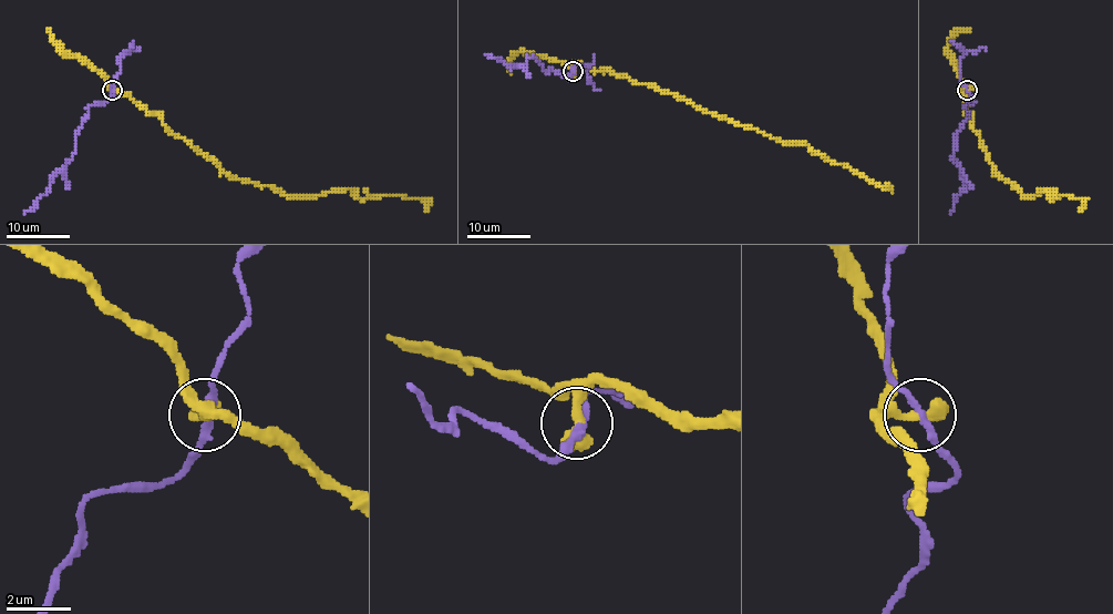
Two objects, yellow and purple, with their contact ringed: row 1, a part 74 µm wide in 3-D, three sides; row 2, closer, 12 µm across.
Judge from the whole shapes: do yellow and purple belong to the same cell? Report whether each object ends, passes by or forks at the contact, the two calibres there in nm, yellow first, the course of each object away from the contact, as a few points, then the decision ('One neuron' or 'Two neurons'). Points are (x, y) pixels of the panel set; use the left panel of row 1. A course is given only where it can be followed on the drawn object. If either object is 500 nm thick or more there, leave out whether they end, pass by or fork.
Thickness 550 nm (yellow) against 200 nm. Course of yellow: (112, 90), (156, 114), (236, 178), (295, 197), (346, 190), (360, 197), (425, 197), (424, 210). Course of purple: (113, 90), (105, 103), (88, 108), (88, 118), (74, 135), (73, 157), (59, 172), (49, 190), (23, 213). Two neurons

